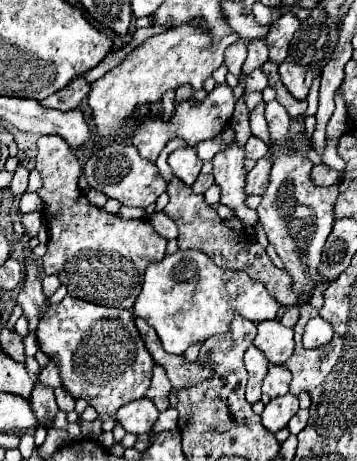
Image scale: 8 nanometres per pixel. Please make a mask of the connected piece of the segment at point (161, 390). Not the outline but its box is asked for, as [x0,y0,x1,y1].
[146,365,172,411]

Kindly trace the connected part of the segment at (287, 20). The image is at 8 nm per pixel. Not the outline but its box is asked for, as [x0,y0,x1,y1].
[268,13,300,63]

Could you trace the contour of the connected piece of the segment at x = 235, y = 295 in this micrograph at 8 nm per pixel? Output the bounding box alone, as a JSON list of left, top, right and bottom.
[134,251,280,355]

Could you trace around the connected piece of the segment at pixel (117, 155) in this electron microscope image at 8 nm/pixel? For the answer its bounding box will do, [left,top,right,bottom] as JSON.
[84,141,166,209]

